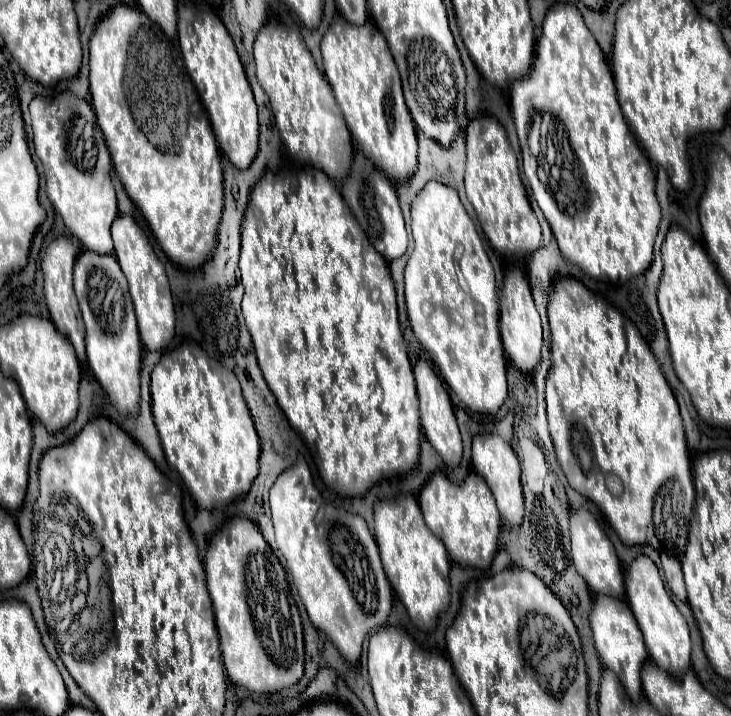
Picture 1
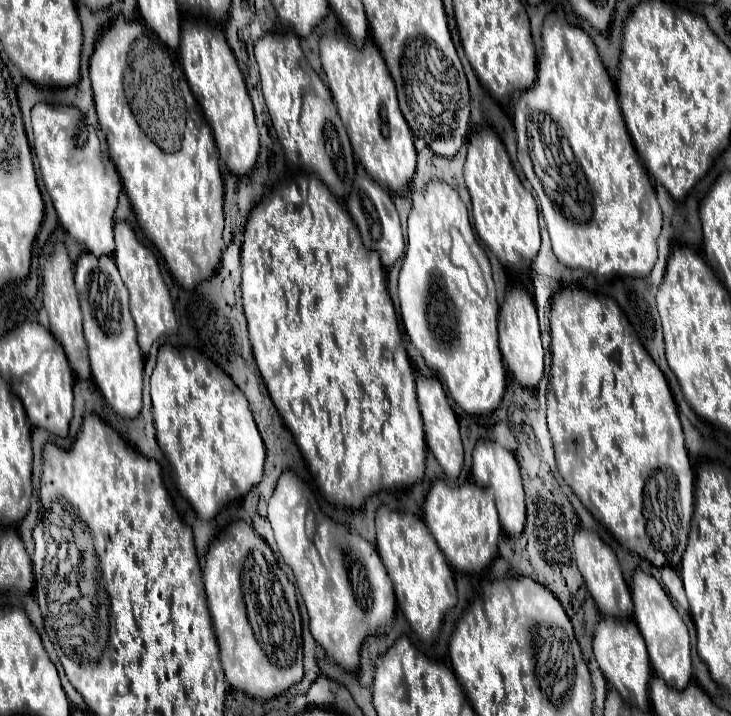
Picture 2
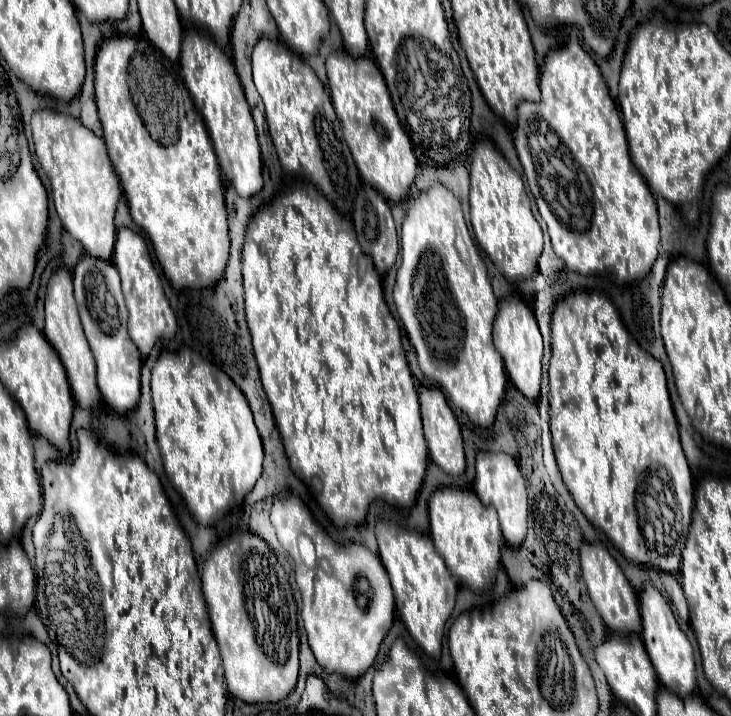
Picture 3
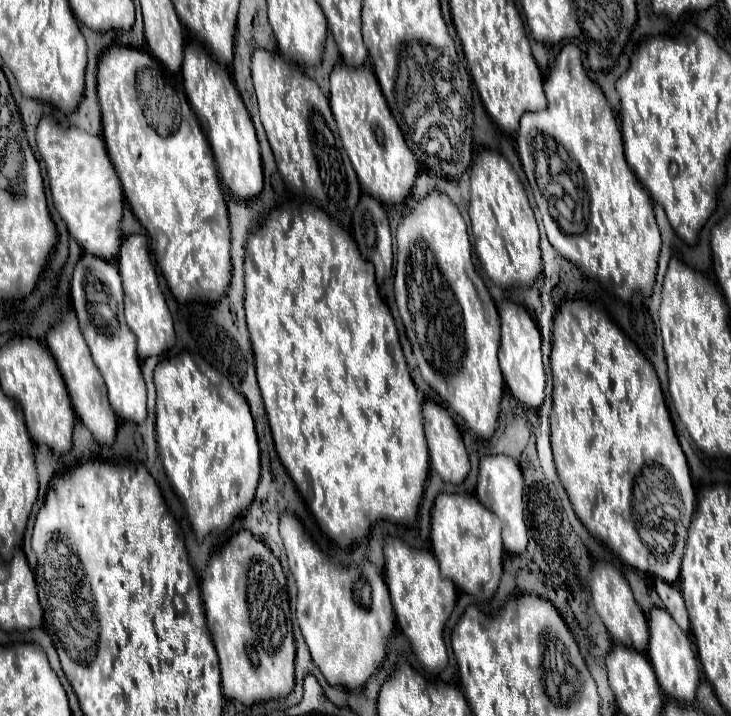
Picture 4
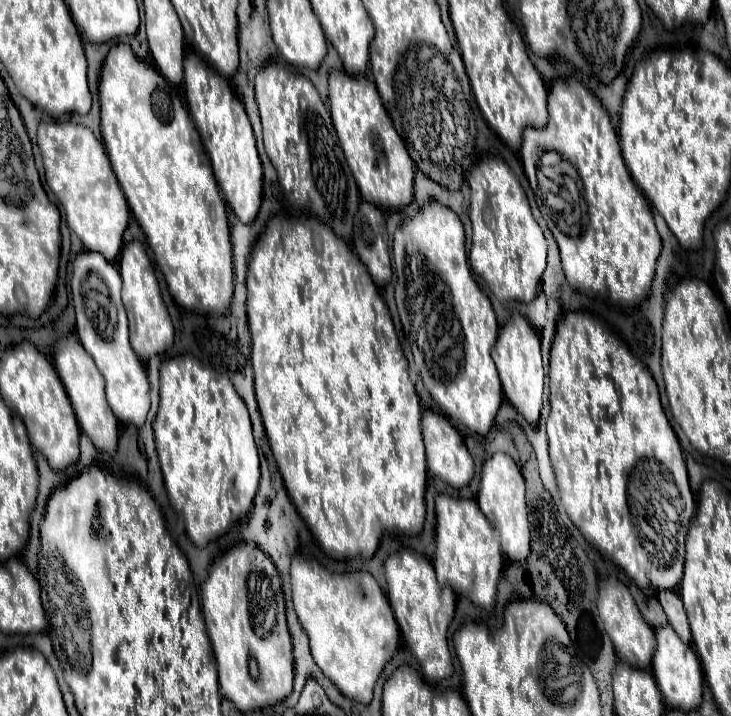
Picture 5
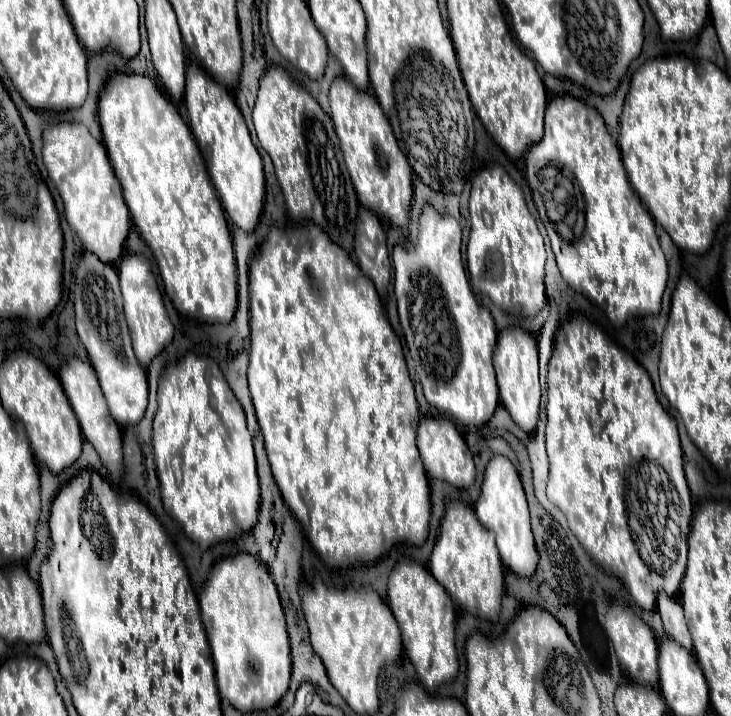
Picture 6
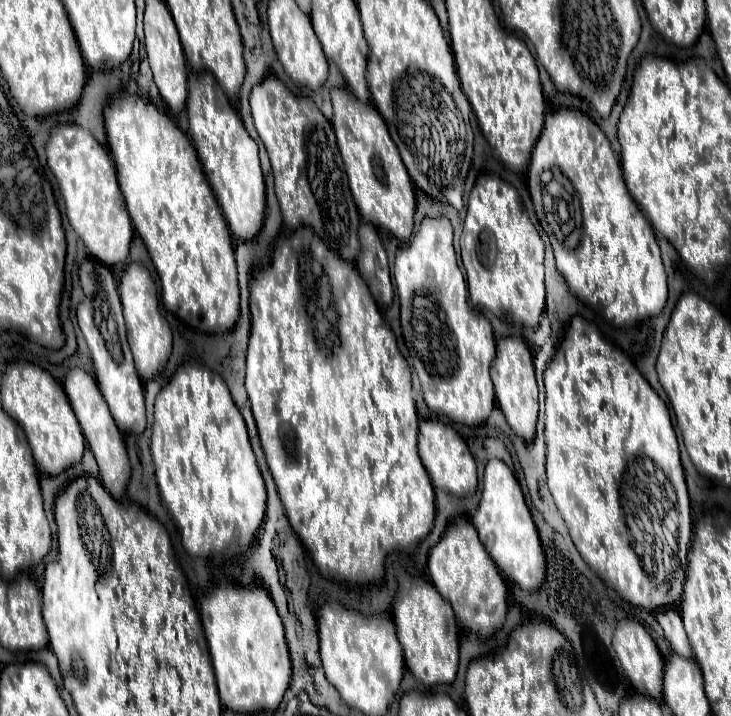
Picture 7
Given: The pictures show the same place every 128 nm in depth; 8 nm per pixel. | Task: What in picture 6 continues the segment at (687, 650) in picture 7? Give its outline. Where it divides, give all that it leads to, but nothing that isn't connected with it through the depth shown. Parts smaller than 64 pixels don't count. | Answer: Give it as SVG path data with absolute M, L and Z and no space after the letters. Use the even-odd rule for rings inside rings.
M660 594L660 600L656 602L656 610L662 616L662 624L664 624L666 634L690 652L692 640L690 640L690 632L686 628L686 620L684 620L684 612L682 612L680 602L676 598Z

